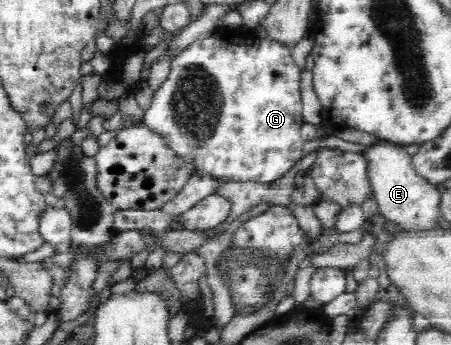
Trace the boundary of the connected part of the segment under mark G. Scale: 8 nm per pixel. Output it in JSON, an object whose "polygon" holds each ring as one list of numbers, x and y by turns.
{"polygon":[[223,28,214,31,211,35,195,40,171,61,170,72,167,79,154,91,151,106,143,115,142,122,151,130,161,133,179,156,191,157,196,161,198,171,196,175,211,175,227,182,261,182,270,184,280,179,292,169,303,157,301,149,304,141,301,138,301,127,304,123,302,117,302,95,300,94,300,73,302,72,292,58,292,48,279,43,269,37,263,39,255,33,239,28]]}

